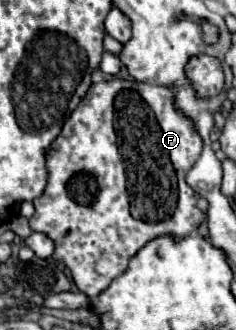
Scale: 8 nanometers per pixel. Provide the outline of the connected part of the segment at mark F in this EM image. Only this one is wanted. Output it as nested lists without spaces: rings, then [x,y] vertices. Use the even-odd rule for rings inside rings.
[[[110,79],[110,81],[104,81],[104,83],[98,83],[98,85],[92,85],[86,93],[86,97],[80,101],[78,109],[70,115],[70,119],[64,123],[62,127],[62,133],[56,137],[56,141],[52,143],[50,151],[48,151],[48,161],[46,161],[46,167],[48,167],[48,185],[44,189],[44,193],[40,197],[36,197],[34,203],[34,215],[30,219],[30,229],[32,231],[40,231],[44,235],[48,235],[56,249],[52,253],[52,257],[60,263],[64,263],[70,273],[72,273],[72,279],[76,283],[76,287],[86,293],[86,295],[100,295],[114,277],[122,275],[126,269],[128,269],[128,261],[152,239],[156,237],[162,237],[162,235],[170,235],[170,237],[188,237],[190,233],[194,233],[200,223],[204,221],[204,213],[196,207],[196,193],[194,189],[188,187],[188,183],[184,181],[186,177],[186,171],[196,163],[196,157],[200,157],[202,153],[202,137],[196,133],[196,127],[194,127],[194,121],[184,117],[176,105],[174,105],[174,91],[168,89],[168,87],[162,87],[162,85],[150,85],[150,83],[138,83],[138,81],[124,81],[124,79]]]

